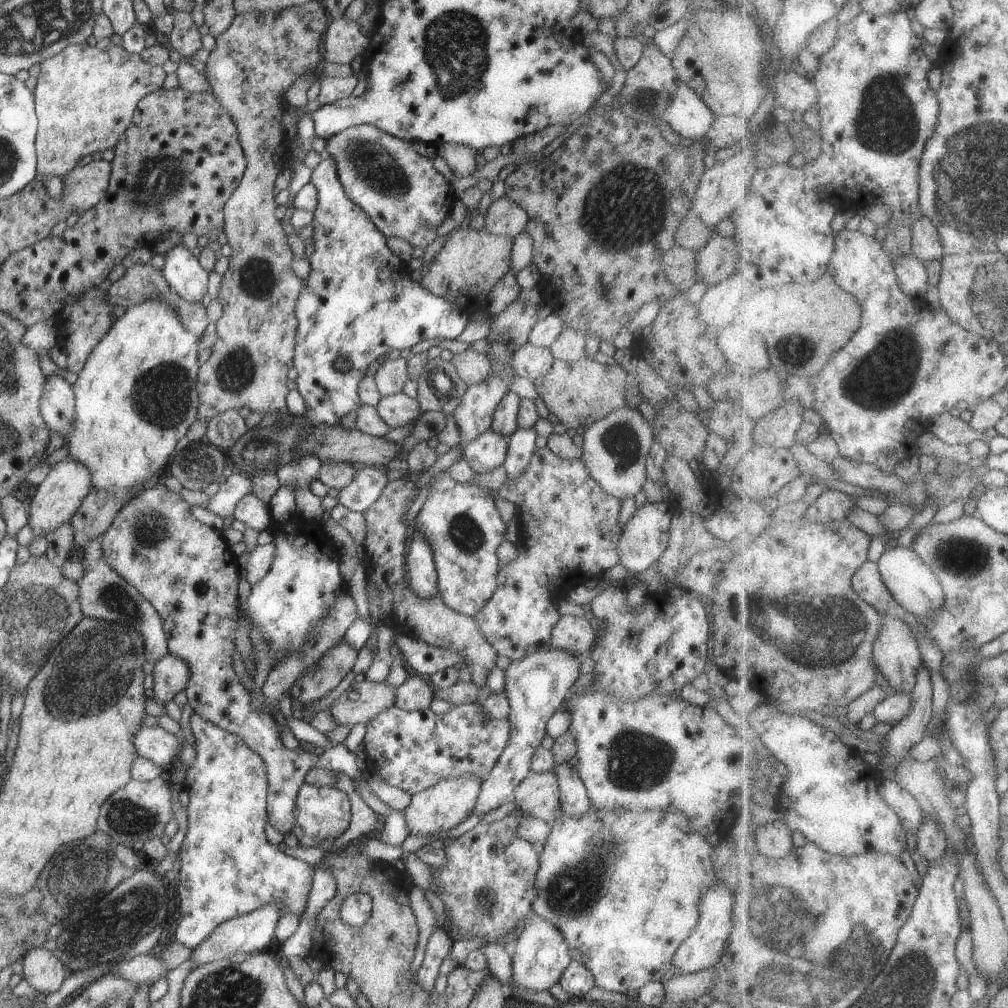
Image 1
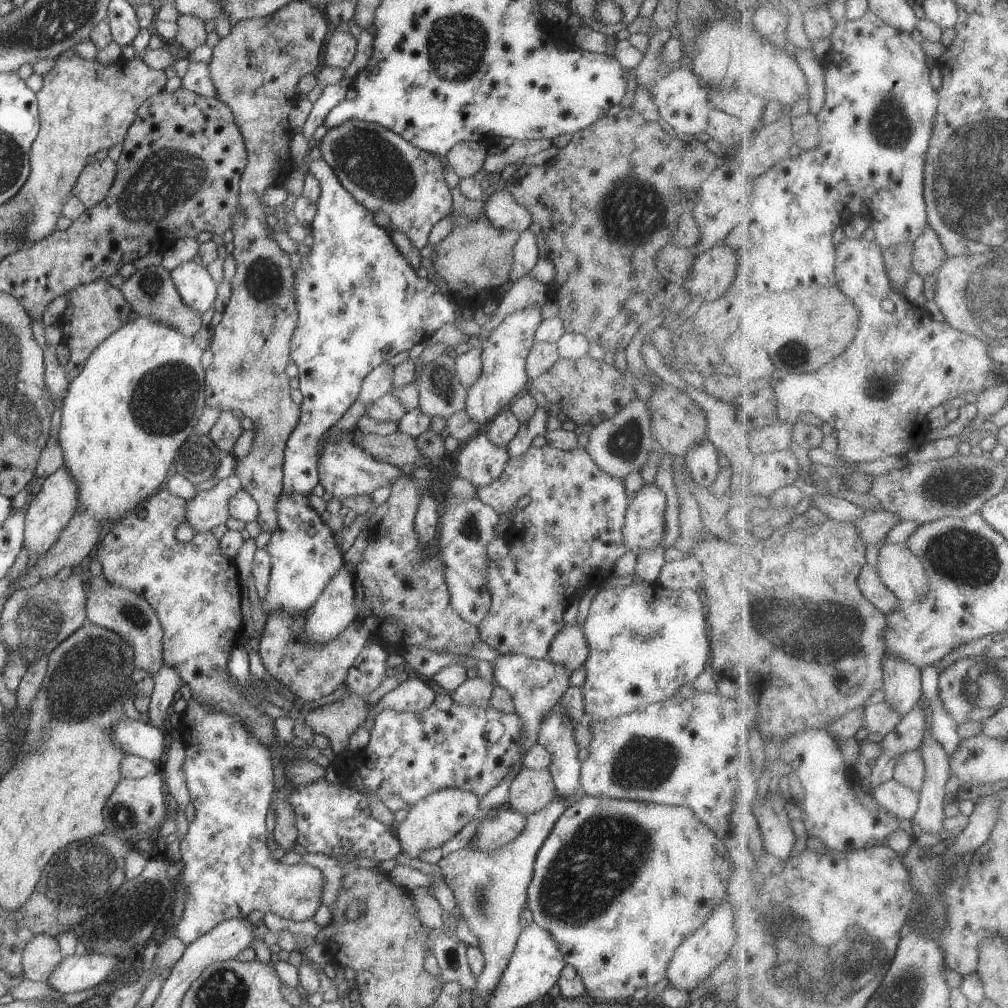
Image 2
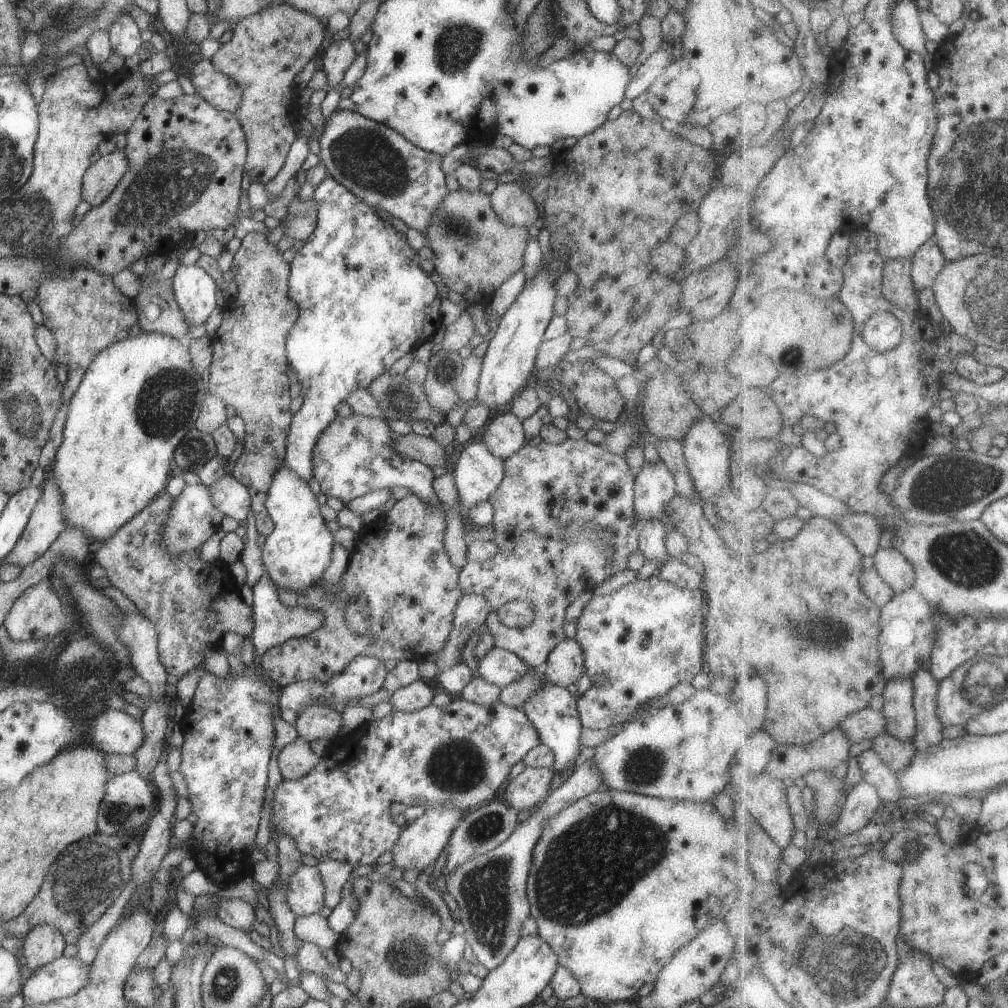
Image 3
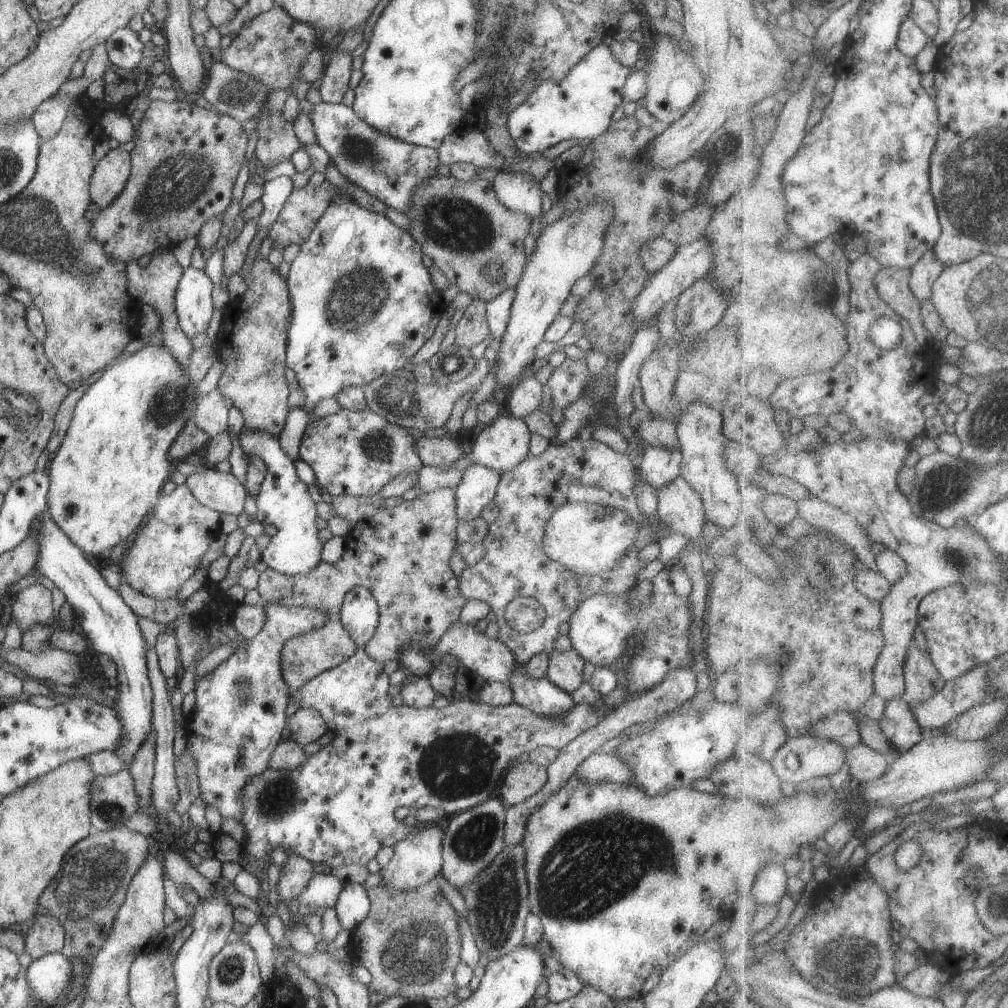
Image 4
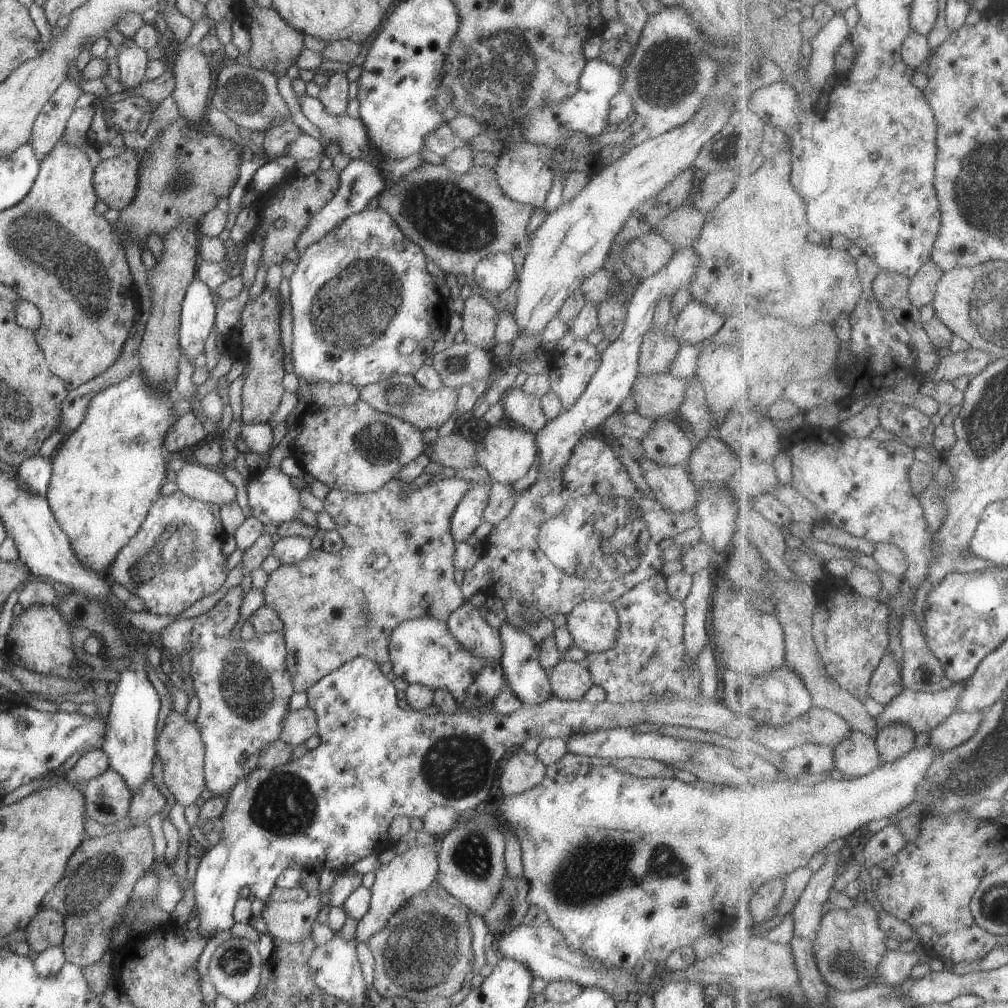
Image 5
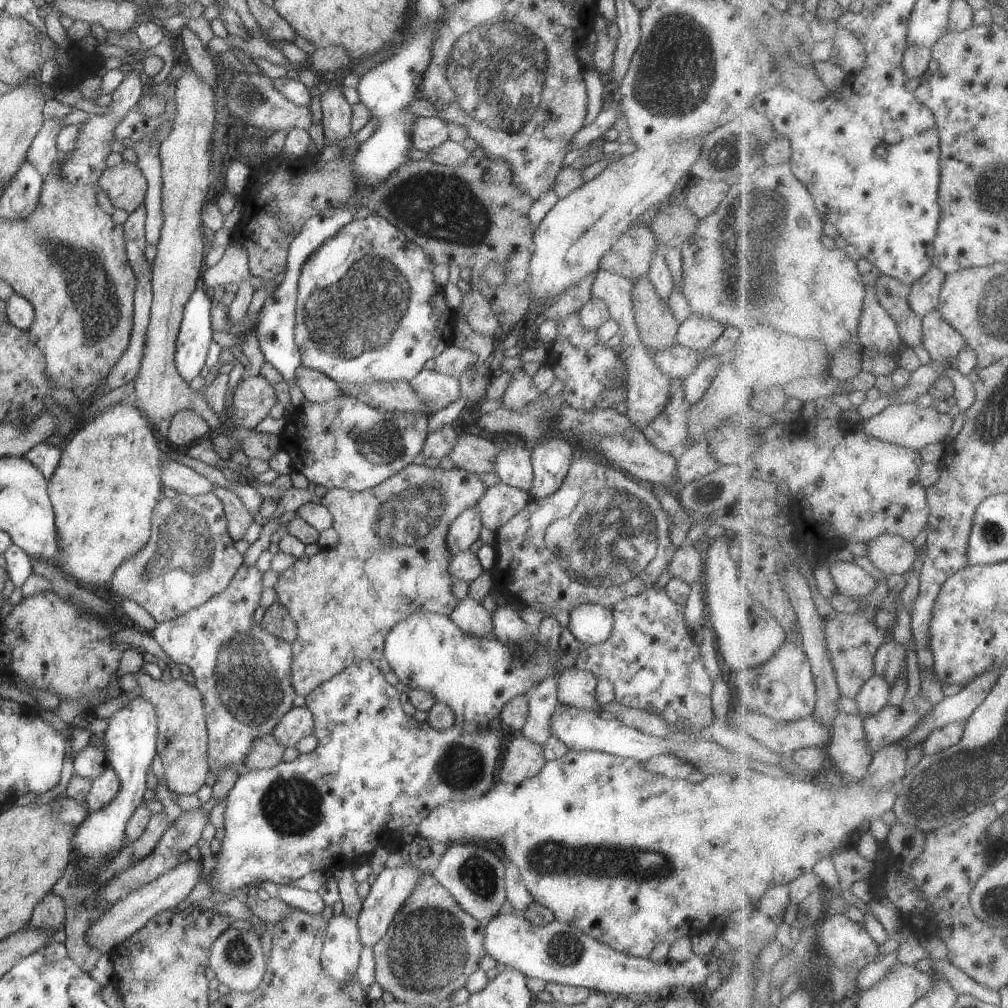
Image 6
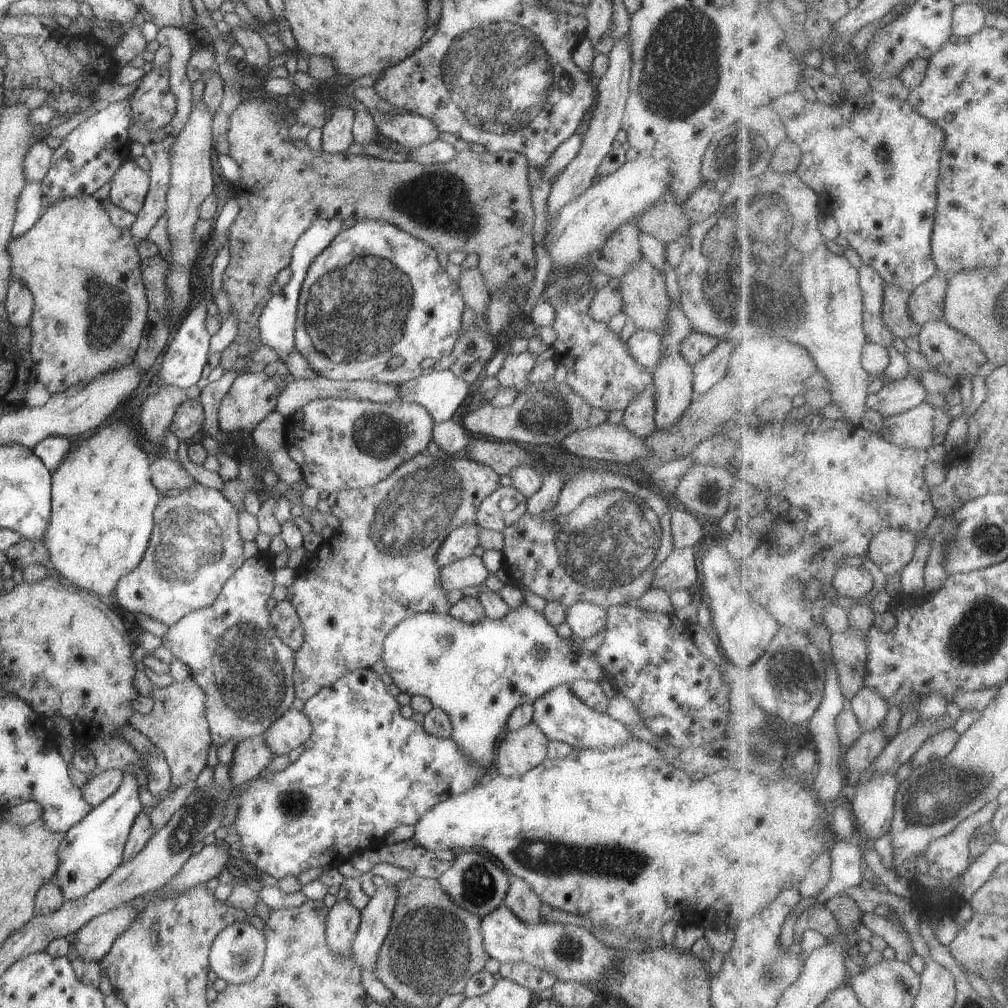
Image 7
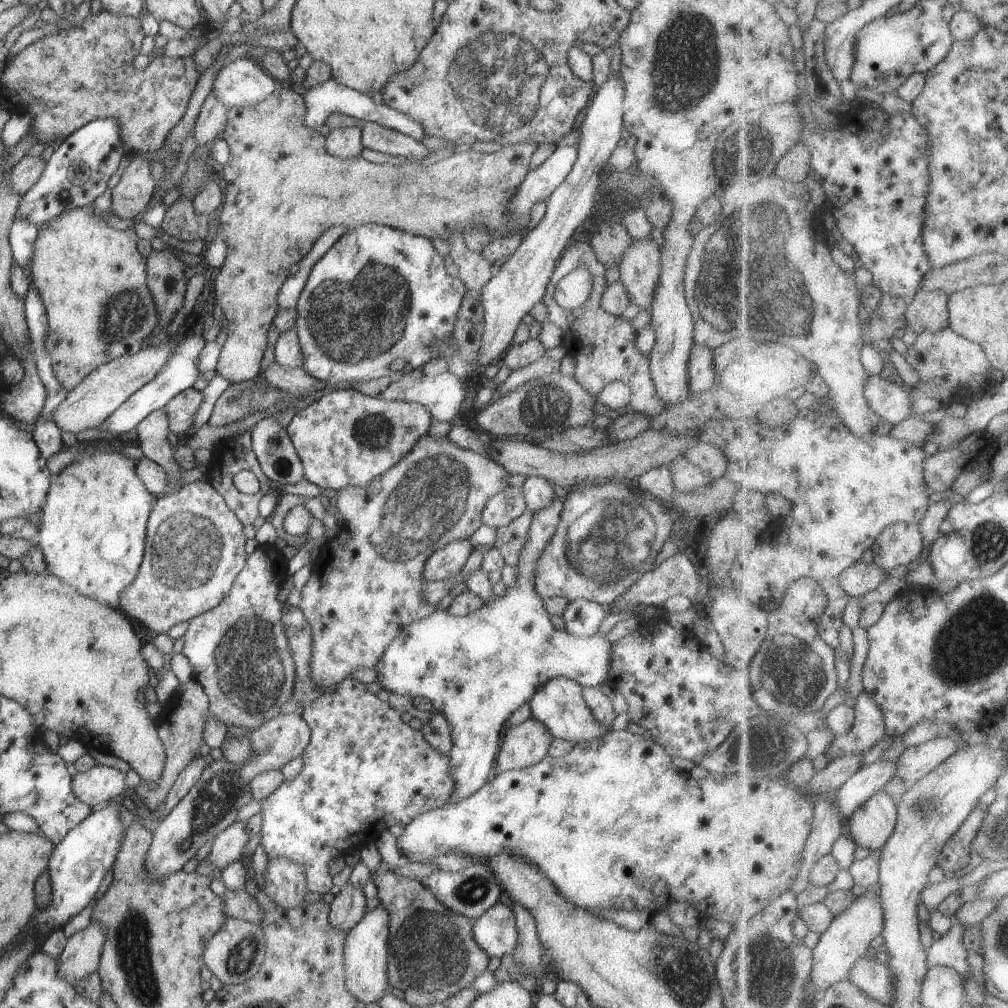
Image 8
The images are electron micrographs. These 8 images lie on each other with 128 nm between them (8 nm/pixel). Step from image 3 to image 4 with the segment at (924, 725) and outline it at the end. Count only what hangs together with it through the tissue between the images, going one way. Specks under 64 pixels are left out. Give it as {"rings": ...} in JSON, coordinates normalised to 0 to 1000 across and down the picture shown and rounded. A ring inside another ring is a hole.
{"rings":[[[905,641],[900,659],[898,692],[903,696],[921,696],[934,687],[938,678],[924,649],[919,649],[913,641]]]}

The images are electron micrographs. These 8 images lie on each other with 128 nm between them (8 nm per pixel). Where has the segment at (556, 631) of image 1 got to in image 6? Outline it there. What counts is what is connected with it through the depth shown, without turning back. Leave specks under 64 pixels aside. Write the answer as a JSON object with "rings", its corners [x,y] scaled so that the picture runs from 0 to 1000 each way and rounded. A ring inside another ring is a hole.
{"rings":[[[572,662],[558,665],[553,674],[553,690],[556,697],[576,703],[591,705],[591,678],[594,676],[585,666]]]}

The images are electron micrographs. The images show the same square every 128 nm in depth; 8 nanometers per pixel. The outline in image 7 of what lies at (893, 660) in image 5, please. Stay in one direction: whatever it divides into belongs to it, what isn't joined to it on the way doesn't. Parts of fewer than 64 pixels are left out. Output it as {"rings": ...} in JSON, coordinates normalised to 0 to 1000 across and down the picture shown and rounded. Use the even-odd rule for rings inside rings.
{"rings":[[[857,682],[845,694],[845,704],[852,710],[857,727],[875,723],[880,715],[884,698],[865,682]]]}

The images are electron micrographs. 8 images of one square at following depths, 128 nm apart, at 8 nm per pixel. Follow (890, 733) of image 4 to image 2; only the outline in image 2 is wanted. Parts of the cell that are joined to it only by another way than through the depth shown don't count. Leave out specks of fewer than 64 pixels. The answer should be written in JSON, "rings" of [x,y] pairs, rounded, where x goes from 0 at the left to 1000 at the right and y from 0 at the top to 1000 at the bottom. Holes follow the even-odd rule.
{"rings":[[[882,648],[876,653],[876,659],[879,673],[879,695],[885,696],[887,702],[899,711],[909,703],[909,698],[912,698],[913,694],[919,692],[916,683],[916,664],[901,655],[891,653],[891,651],[883,651]]]}

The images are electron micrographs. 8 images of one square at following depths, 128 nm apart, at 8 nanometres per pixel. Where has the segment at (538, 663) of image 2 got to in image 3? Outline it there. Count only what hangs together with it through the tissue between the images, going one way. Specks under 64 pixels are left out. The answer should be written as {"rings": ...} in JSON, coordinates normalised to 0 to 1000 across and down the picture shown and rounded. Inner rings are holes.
{"rings":[[[490,640],[480,651],[474,653],[471,671],[476,671],[498,684],[508,677],[514,677],[522,669],[528,669],[528,663],[520,655]]]}

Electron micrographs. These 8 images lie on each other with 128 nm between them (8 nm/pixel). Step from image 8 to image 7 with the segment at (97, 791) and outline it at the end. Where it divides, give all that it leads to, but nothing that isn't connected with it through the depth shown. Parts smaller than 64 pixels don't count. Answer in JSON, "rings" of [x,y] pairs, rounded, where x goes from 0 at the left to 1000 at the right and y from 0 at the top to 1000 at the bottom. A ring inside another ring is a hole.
{"rings":[[[106,763],[93,772],[87,774],[80,781],[80,788],[83,795],[88,799],[97,801],[103,794],[113,789],[122,776],[122,765],[119,763]]]}

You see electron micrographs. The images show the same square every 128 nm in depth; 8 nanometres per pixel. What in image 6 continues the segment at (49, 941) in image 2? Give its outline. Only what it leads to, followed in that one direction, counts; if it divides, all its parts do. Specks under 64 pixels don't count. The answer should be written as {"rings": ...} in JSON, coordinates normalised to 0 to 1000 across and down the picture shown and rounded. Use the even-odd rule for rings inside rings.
{"rings":[[[50,884],[34,900],[30,917],[36,921],[52,922],[62,927],[64,912],[64,895],[57,887]]]}

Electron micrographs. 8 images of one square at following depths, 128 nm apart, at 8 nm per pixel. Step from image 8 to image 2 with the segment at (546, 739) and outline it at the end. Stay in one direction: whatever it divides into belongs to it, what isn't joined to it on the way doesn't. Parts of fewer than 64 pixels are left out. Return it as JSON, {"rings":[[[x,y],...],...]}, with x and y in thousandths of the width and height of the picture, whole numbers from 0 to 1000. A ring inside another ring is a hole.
{"rings":[[[520,761],[508,774],[503,801],[524,811],[534,804],[540,804],[552,790],[551,779],[543,763],[528,764]]]}

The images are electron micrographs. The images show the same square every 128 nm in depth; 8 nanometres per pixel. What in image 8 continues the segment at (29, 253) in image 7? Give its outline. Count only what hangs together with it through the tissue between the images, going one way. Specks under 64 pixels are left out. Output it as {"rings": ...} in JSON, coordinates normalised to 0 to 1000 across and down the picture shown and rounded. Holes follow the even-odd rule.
{"rings":[[[88,205],[69,206],[40,225],[30,258],[30,278],[40,290],[48,319],[46,345],[52,367],[63,387],[73,387],[95,365],[127,351],[135,351],[157,323],[157,312],[147,288],[144,256],[137,250],[132,226],[115,228]]]}

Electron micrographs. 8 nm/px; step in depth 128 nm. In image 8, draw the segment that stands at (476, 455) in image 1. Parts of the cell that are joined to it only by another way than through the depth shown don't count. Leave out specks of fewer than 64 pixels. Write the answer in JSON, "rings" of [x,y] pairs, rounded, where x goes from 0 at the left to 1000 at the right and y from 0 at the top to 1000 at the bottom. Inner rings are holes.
{"rings":[[[465,534],[448,536],[440,544],[433,546],[424,557],[421,571],[424,577],[444,574],[454,569],[468,550],[468,538]]]}

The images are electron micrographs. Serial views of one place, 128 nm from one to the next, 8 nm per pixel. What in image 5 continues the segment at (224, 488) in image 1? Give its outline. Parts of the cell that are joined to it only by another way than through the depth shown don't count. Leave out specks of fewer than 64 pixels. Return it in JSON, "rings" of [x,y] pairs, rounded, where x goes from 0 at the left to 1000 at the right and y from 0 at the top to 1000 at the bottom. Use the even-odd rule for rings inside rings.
{"rings":[[[175,487],[168,492],[160,491],[149,503],[140,523],[131,536],[119,545],[106,568],[109,577],[117,577],[135,590],[144,601],[144,605],[155,611],[177,611],[187,605],[190,599],[216,587],[227,565],[224,564],[226,552],[220,549],[220,540],[226,533],[217,509],[218,503],[188,494],[182,488]]]}

